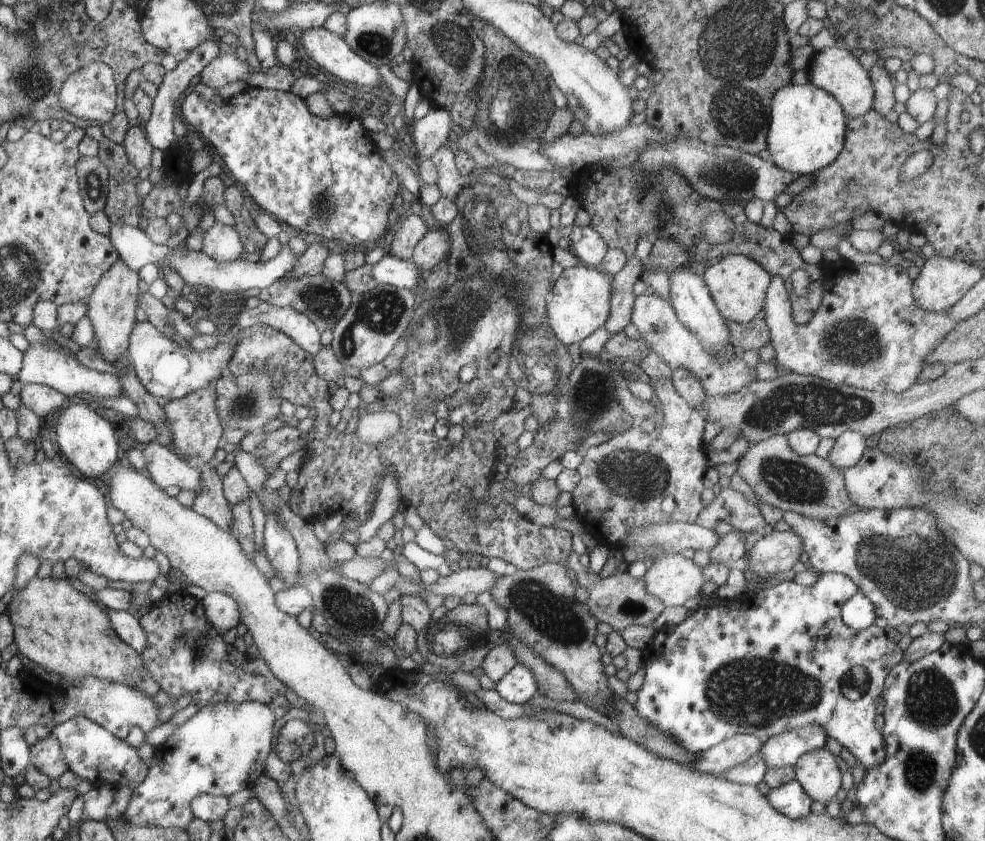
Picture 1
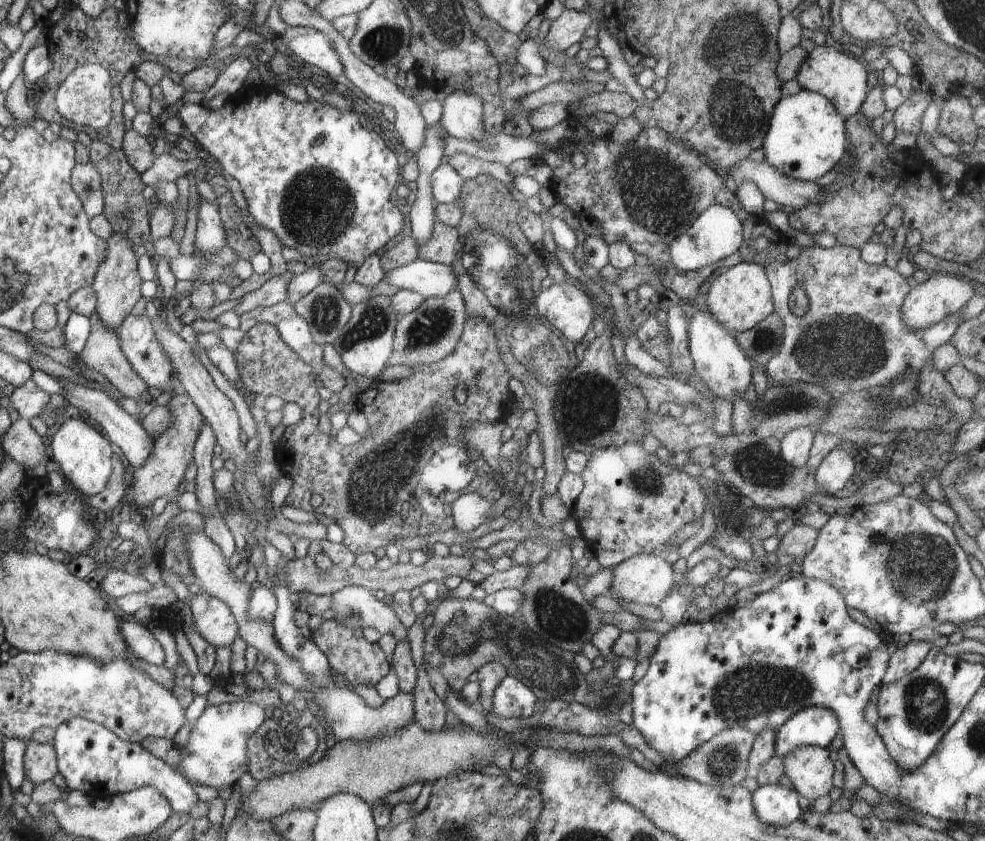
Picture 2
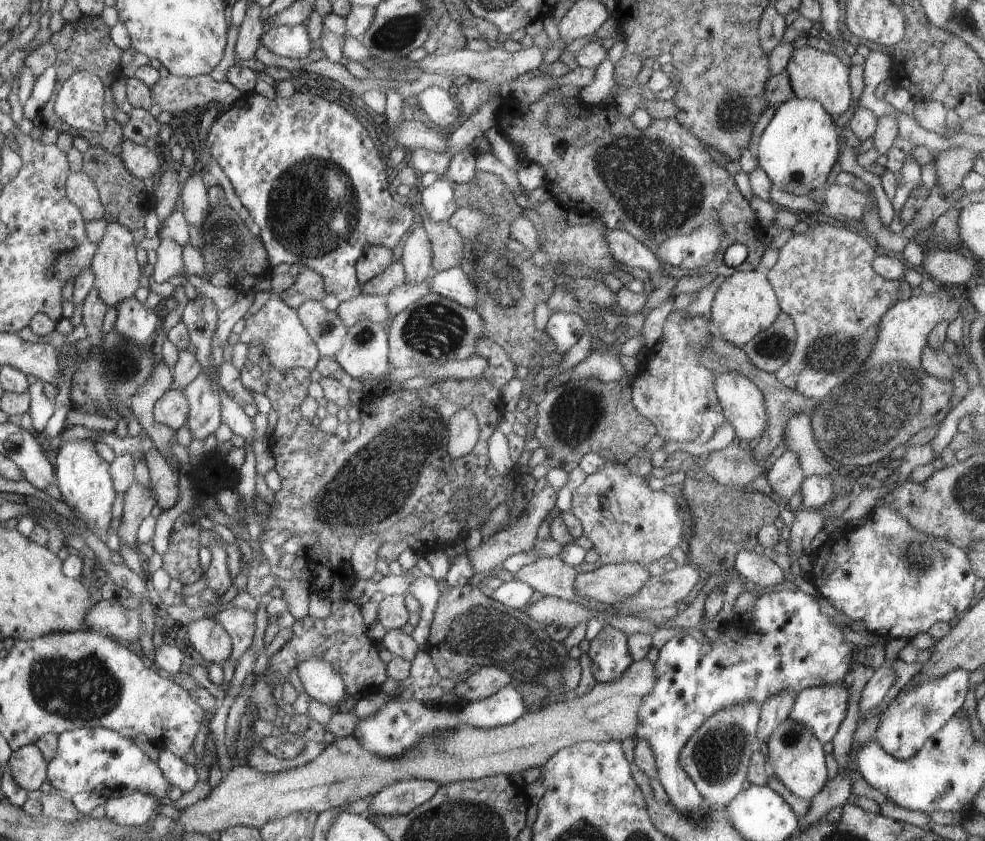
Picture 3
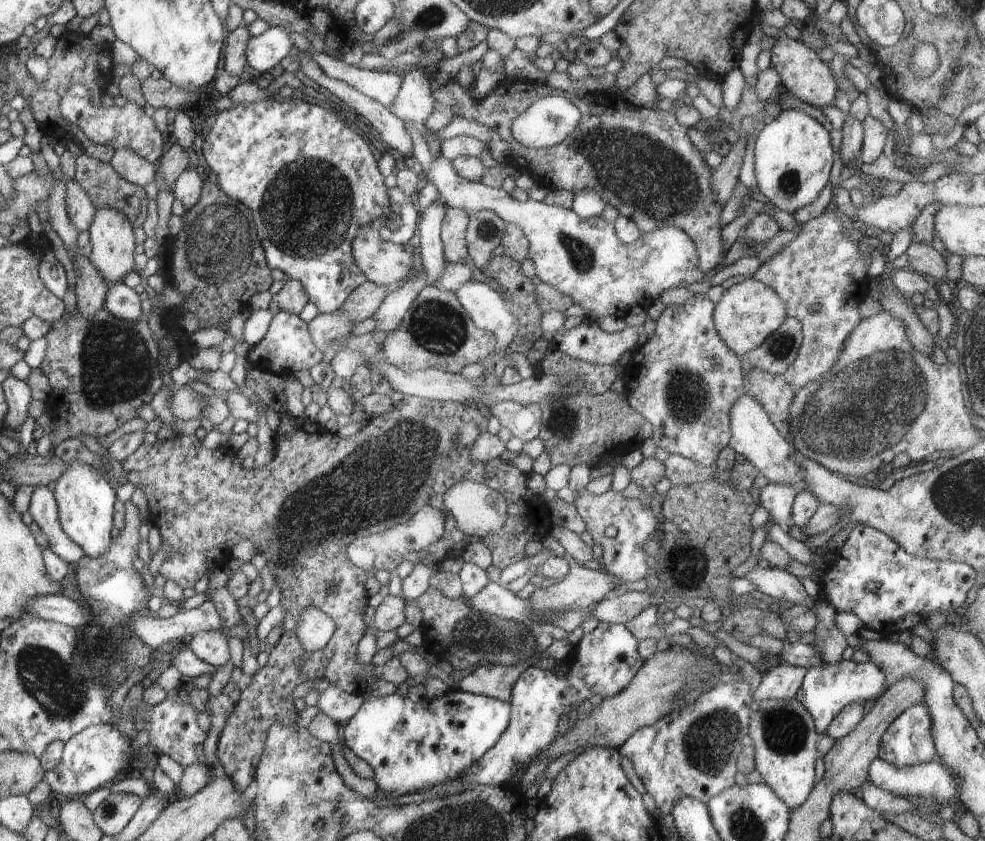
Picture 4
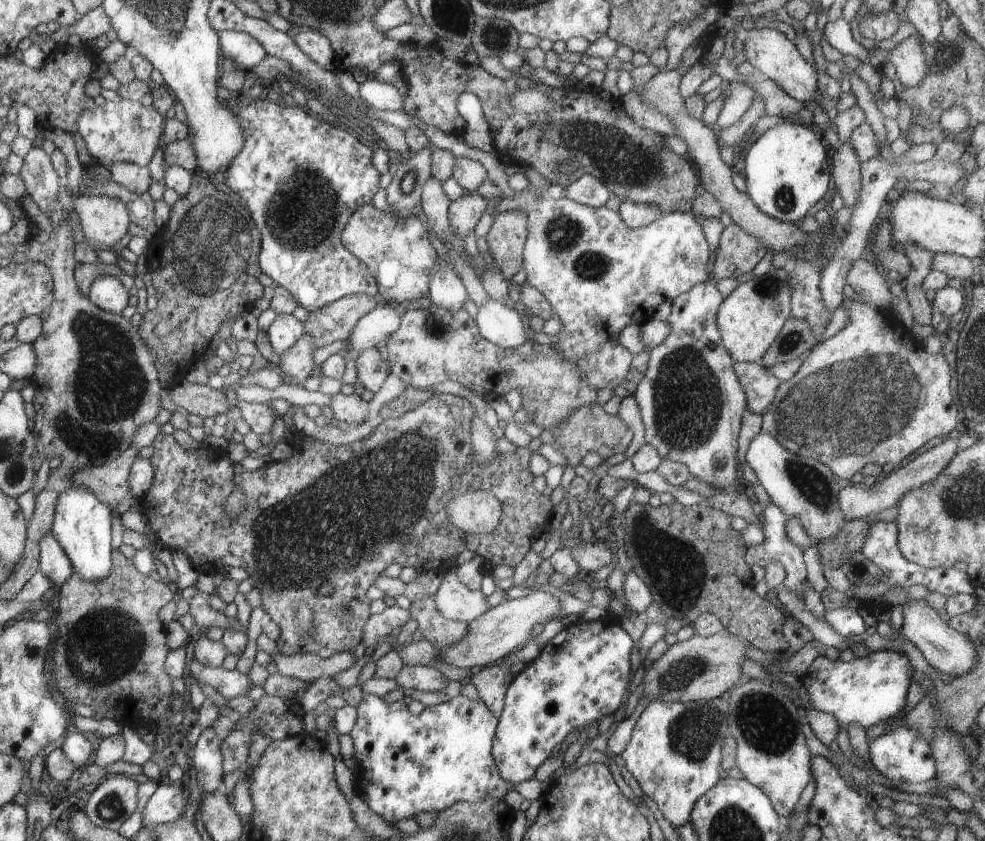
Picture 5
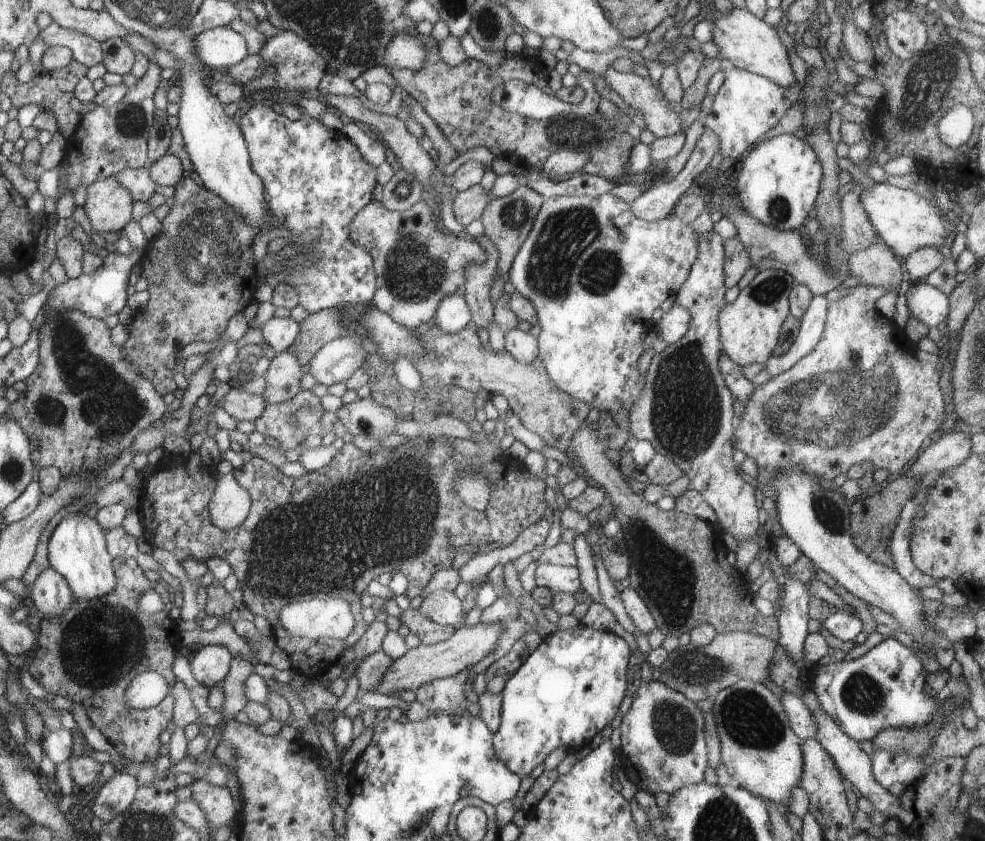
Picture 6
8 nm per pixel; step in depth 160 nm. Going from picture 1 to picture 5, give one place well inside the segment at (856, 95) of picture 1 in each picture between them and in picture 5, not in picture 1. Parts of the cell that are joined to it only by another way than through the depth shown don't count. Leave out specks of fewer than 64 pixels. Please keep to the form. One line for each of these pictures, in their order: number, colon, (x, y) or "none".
2: (827, 70)
3: (813, 74)
4: (804, 75)
5: (768, 50)

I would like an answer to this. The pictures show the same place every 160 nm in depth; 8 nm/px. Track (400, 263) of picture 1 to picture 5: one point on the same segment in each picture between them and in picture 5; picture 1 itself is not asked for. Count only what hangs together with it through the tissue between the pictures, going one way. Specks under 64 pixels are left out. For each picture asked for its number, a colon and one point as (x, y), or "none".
2: (428, 278)
3: (454, 283)
4: (487, 308)
5: (501, 325)

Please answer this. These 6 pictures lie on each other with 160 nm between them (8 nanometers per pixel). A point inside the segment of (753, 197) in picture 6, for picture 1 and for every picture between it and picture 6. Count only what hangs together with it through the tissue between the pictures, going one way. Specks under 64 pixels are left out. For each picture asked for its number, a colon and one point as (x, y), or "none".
1: (807, 126)
2: (806, 137)
3: (797, 149)
4: (793, 154)
5: (786, 170)

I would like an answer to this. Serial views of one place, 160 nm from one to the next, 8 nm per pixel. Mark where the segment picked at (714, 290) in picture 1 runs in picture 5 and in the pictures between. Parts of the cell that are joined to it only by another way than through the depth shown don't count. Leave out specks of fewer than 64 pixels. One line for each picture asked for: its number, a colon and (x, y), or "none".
2: (740, 298)
3: (746, 304)
4: (749, 312)
5: (750, 317)

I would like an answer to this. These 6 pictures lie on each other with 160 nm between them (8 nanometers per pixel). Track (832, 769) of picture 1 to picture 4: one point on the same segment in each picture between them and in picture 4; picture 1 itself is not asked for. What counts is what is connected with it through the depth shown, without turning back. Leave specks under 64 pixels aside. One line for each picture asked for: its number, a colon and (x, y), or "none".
2: (810, 769)
3: (796, 757)
4: (784, 735)

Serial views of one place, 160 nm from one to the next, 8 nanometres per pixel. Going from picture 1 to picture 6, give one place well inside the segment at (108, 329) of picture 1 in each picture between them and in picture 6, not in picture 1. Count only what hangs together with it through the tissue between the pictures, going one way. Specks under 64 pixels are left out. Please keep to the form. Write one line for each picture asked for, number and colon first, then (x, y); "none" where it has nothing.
2: (118, 286)
3: (118, 273)
4: (113, 236)
5: (105, 220)
6: (109, 206)

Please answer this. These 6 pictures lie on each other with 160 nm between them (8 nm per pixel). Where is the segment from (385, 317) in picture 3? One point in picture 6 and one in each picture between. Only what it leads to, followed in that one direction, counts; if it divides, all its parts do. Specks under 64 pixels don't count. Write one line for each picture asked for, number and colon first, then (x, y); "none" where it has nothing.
4: (326, 328)
5: (298, 363)
6: (284, 373)

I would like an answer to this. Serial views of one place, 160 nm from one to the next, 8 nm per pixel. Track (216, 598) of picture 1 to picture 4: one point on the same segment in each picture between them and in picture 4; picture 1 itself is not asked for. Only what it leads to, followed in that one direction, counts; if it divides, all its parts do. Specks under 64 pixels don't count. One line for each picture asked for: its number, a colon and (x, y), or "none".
2: (213, 619)
3: (208, 640)
4: (210, 646)

